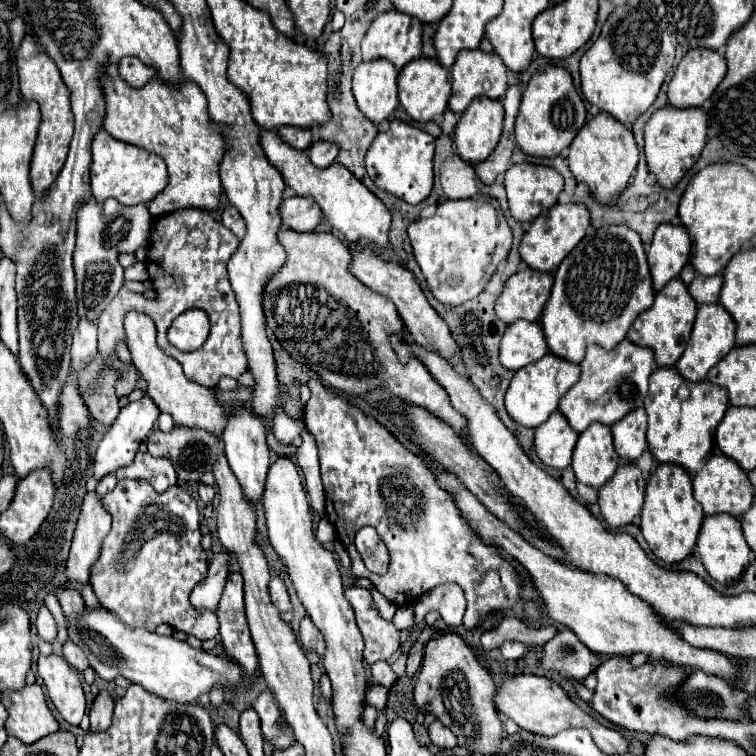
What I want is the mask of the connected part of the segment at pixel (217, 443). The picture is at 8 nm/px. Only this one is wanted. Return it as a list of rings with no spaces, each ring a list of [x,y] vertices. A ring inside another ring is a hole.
[[[175,426],[167,434],[161,430],[153,430],[147,438],[147,448],[149,448],[151,456],[165,456],[167,460],[171,460],[171,464],[175,466],[177,478],[185,480],[185,482],[199,482],[201,474],[211,472],[213,462],[223,452],[221,440],[217,440],[213,434],[209,434],[205,430],[189,430],[189,428],[179,428],[179,426]]]

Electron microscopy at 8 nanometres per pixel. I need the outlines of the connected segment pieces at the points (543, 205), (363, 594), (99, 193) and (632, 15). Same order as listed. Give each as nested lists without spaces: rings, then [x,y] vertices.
[[[513,164],[505,172],[505,190],[511,216],[519,222],[533,222],[541,212],[557,204],[563,178],[549,166]]]
[[[351,586],[345,590],[345,598],[355,610],[357,626],[365,640],[363,658],[369,666],[373,666],[379,660],[389,660],[395,650],[399,650],[399,630],[383,620],[377,614],[377,608],[373,606],[371,594],[367,588]]]
[[[101,130],[93,138],[93,162],[91,162],[91,192],[97,202],[115,198],[121,204],[141,204],[153,200],[167,184],[165,162],[137,146],[125,144]]]
[[[631,2],[621,8],[615,8],[607,22],[601,28],[601,34],[591,44],[589,50],[581,56],[581,92],[585,100],[593,106],[597,106],[601,112],[611,114],[615,120],[619,120],[625,126],[631,126],[657,98],[661,84],[667,76],[667,66],[671,64],[675,56],[675,46],[671,42],[671,36],[667,30],[661,28],[661,18],[657,16],[655,8],[645,2]]]

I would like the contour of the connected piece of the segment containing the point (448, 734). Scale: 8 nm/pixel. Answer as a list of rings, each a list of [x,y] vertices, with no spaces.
[[[435,720],[429,726],[429,736],[431,736],[431,742],[435,746],[439,746],[439,748],[453,748],[453,746],[457,746],[455,734],[447,726],[443,726],[439,720]]]

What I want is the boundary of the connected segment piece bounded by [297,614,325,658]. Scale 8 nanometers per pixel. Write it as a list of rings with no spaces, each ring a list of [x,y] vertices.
[[[307,614],[301,618],[297,640],[299,640],[299,644],[301,644],[301,648],[305,652],[317,652],[323,658],[323,654],[325,654],[325,638],[321,638],[321,632],[317,632],[317,626],[313,624],[313,620]]]

